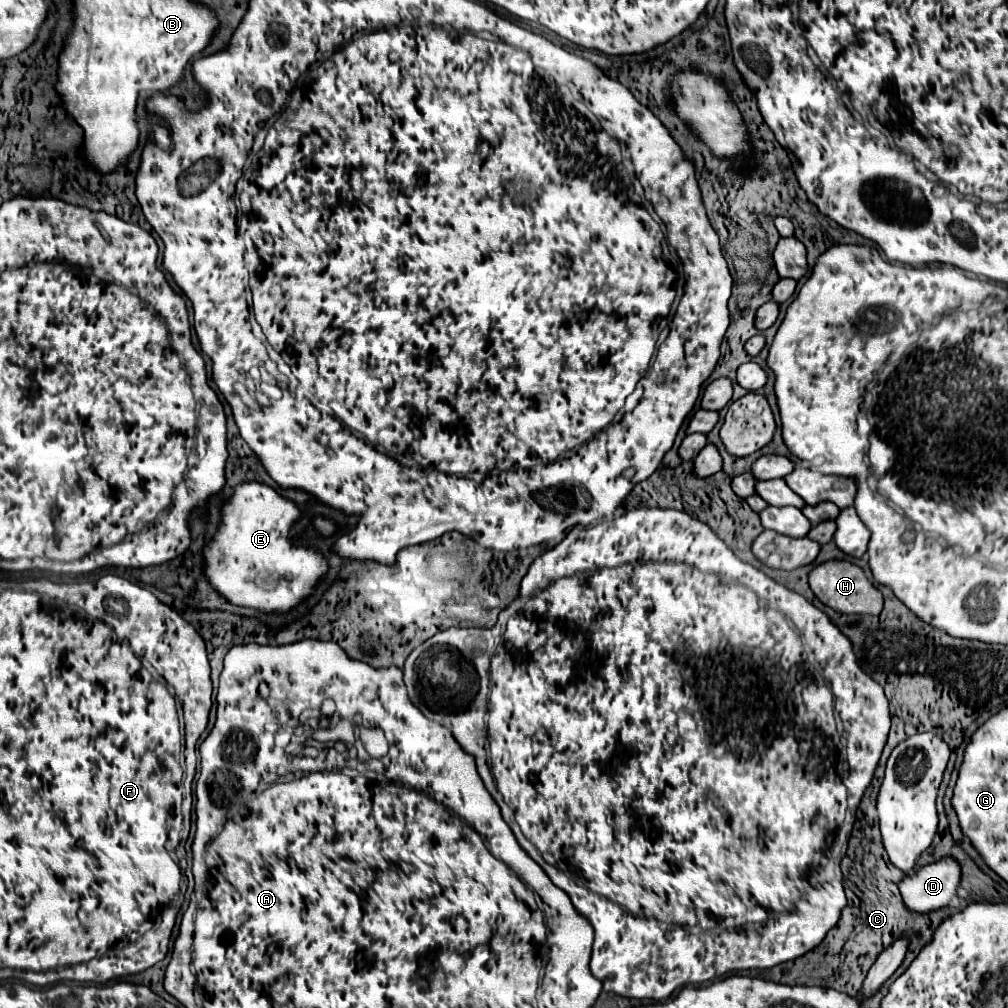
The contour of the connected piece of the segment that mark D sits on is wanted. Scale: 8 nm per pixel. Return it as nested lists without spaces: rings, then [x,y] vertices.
[[[942,858],[922,866],[914,876],[906,876],[898,886],[910,910],[932,912],[950,904],[962,880],[962,868],[956,858]]]

